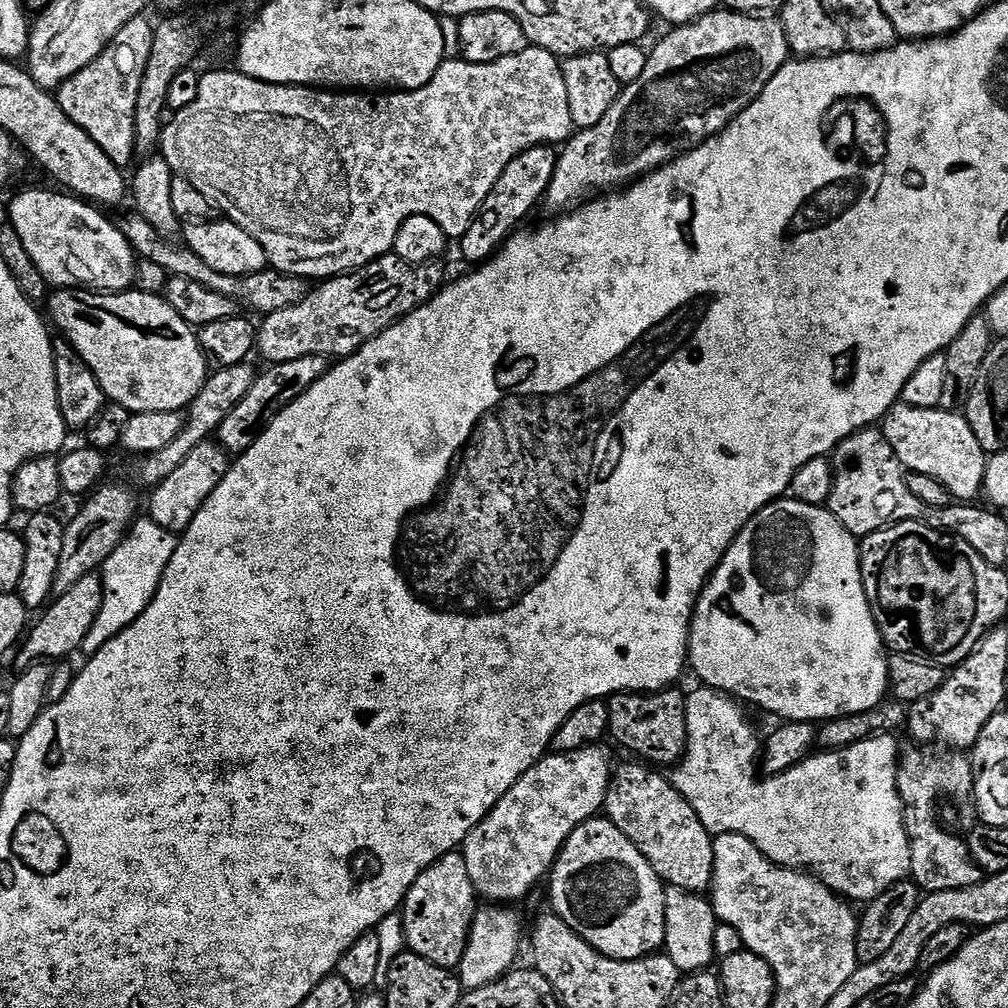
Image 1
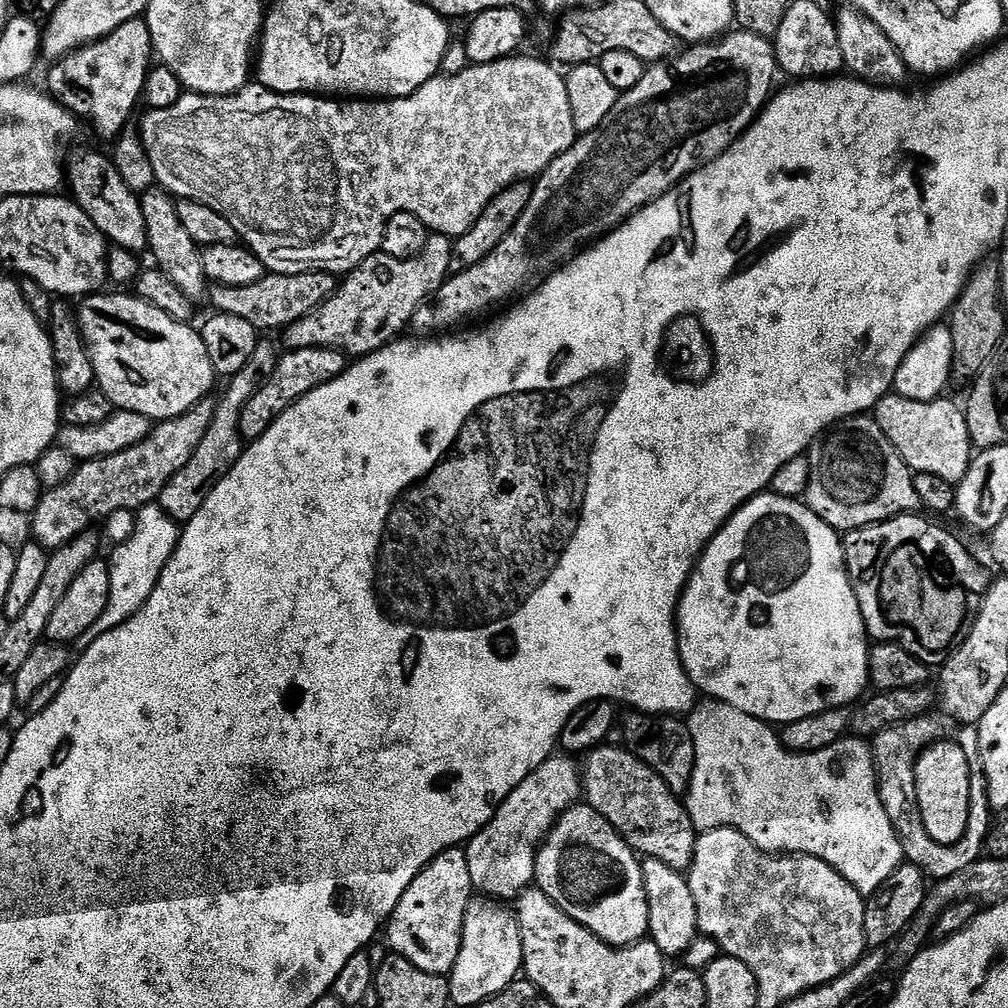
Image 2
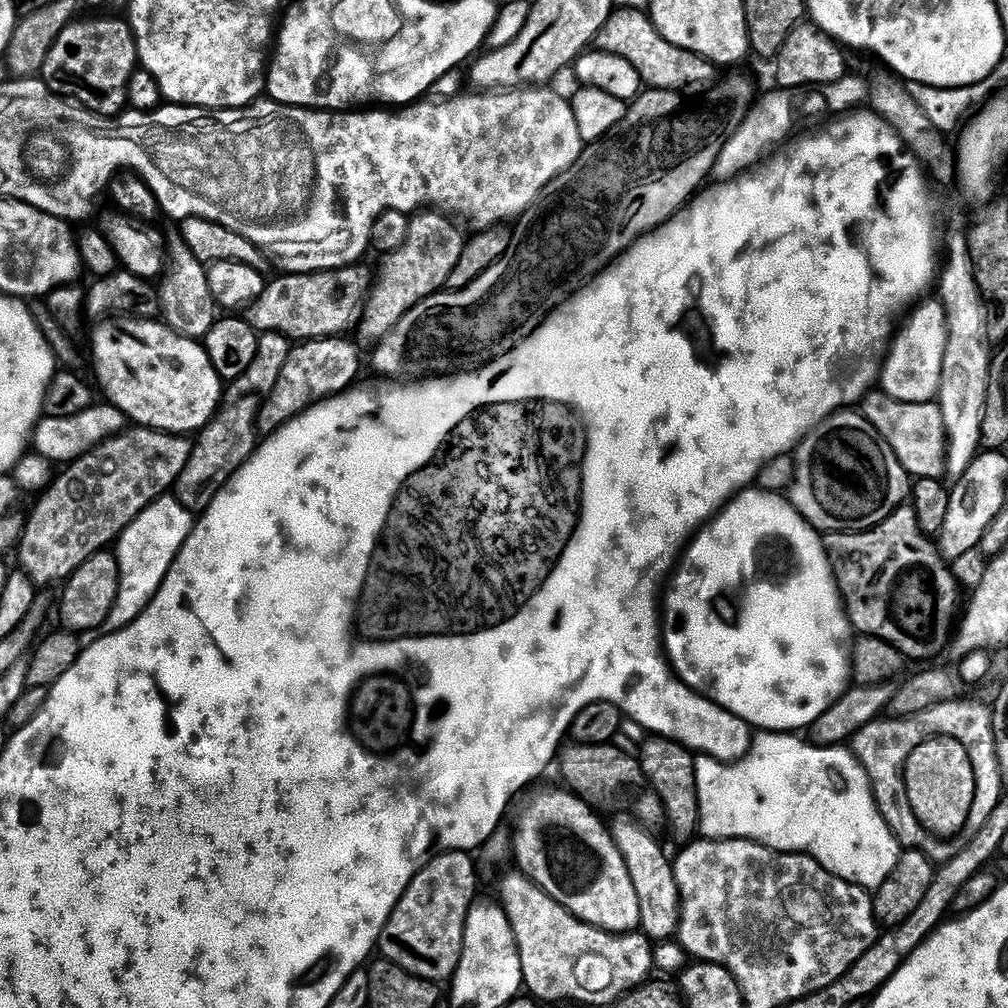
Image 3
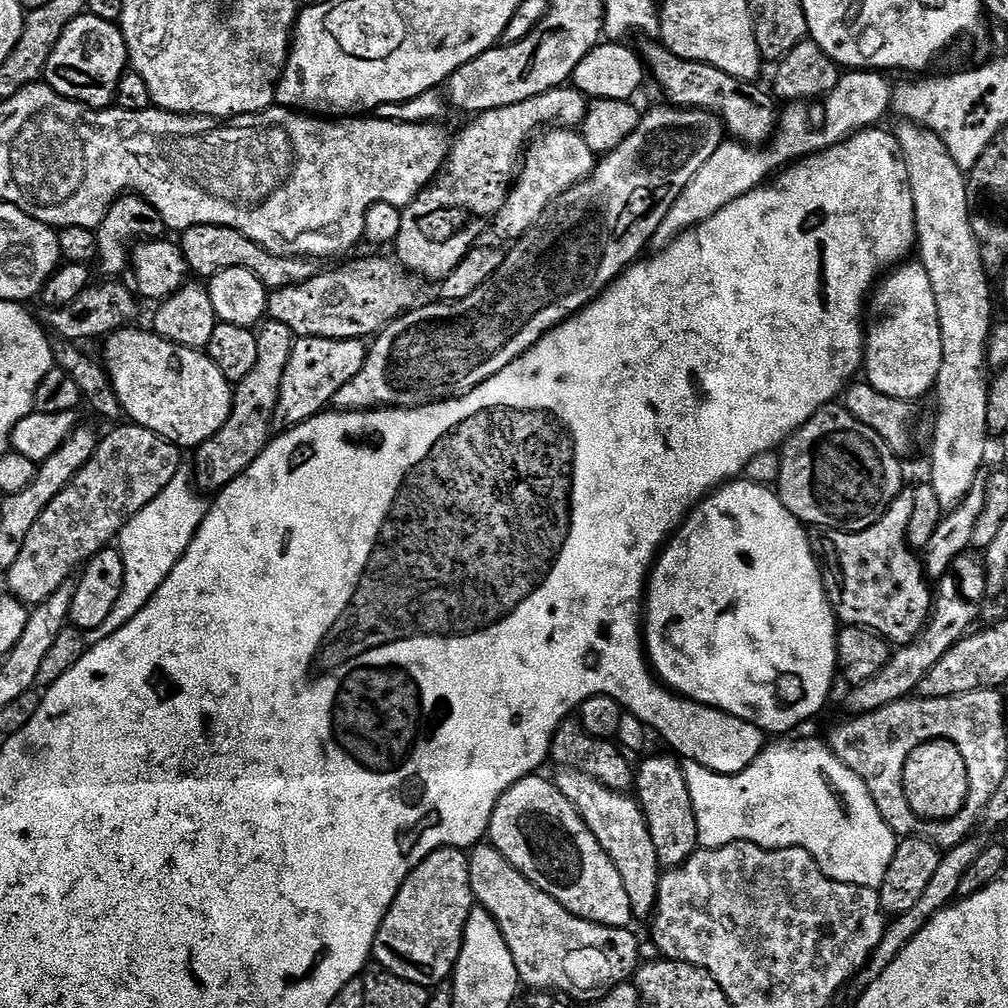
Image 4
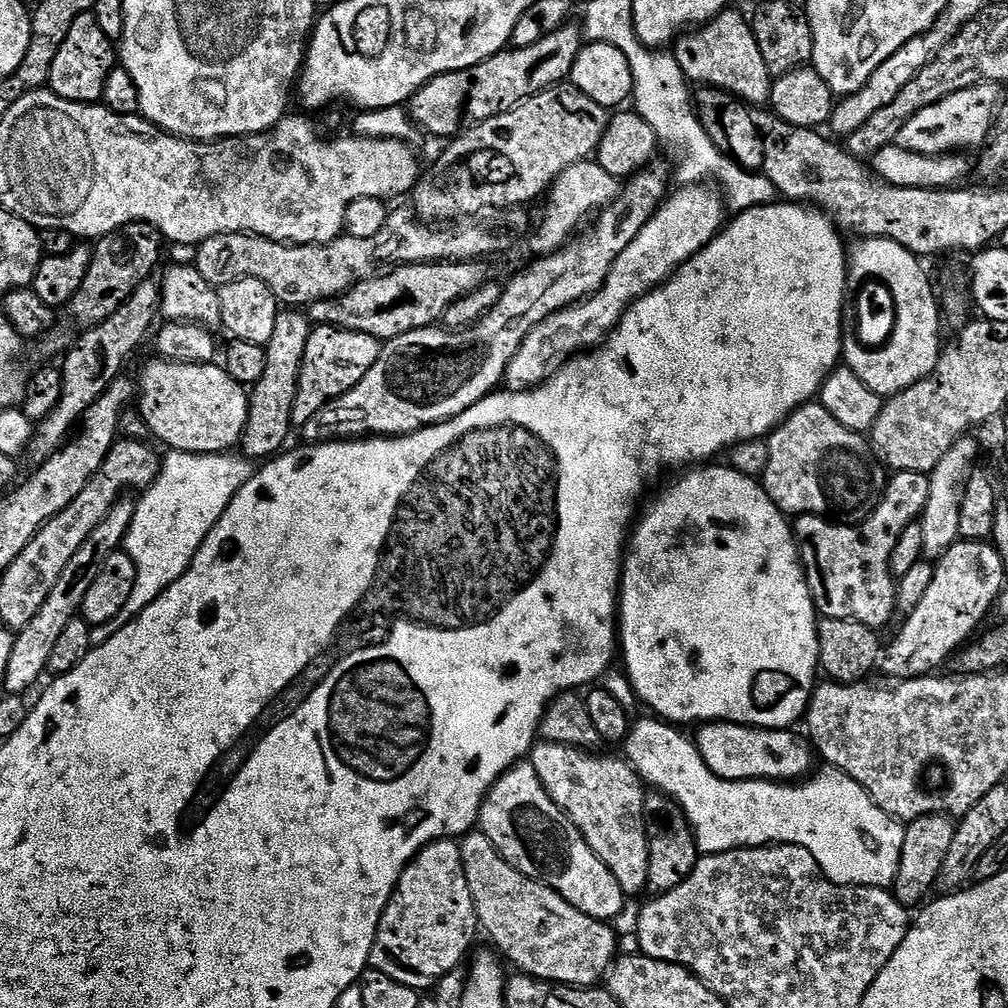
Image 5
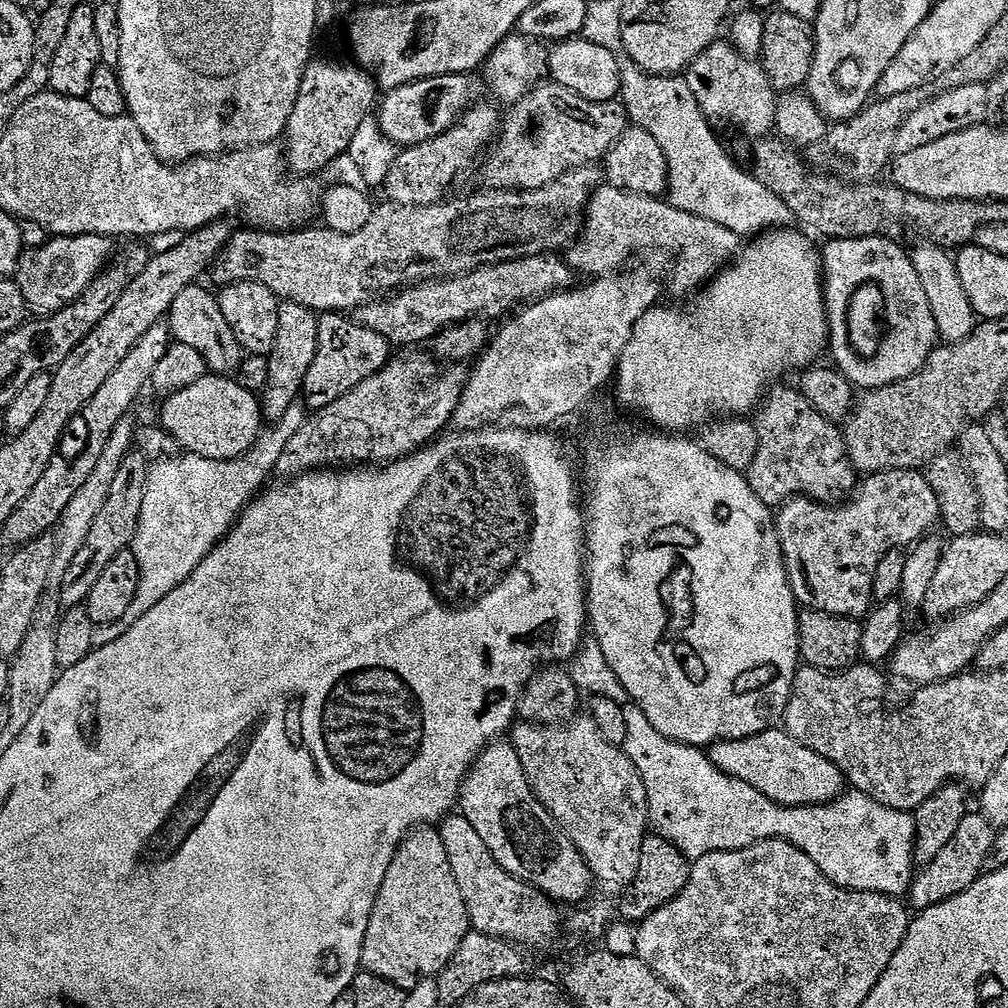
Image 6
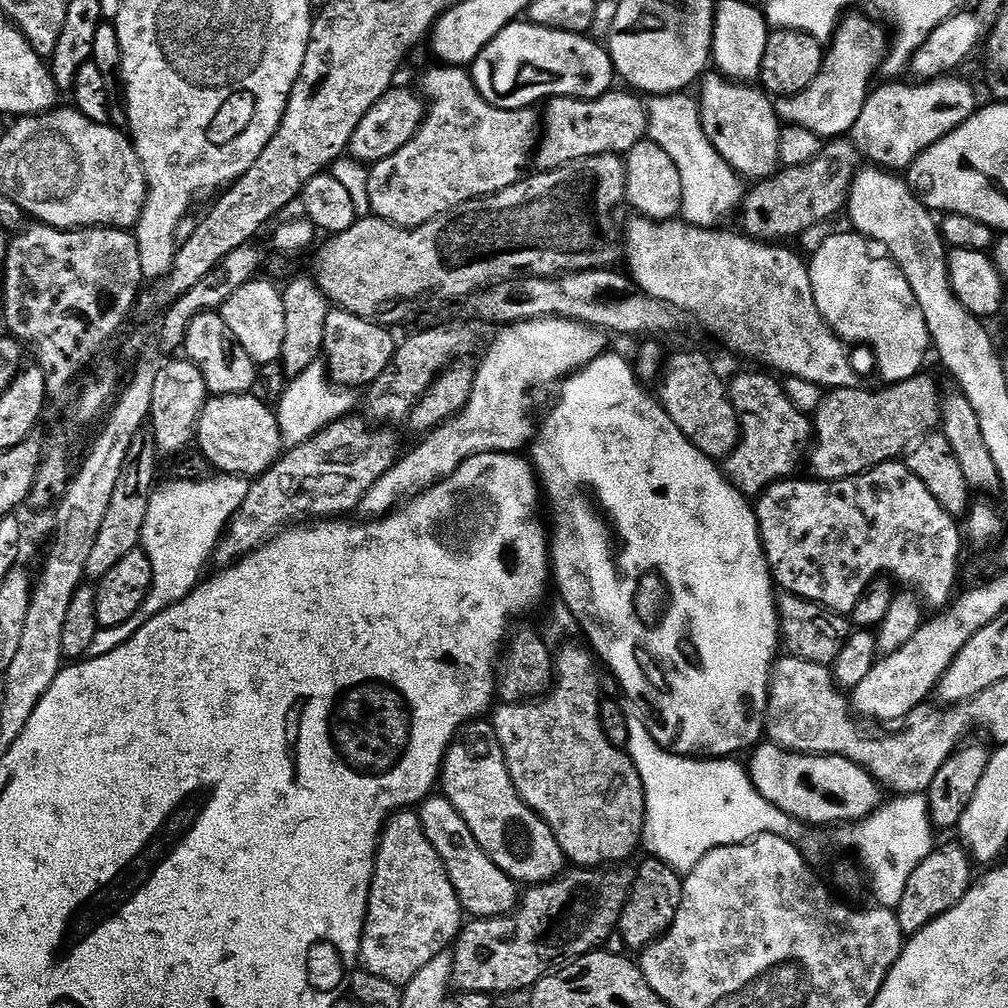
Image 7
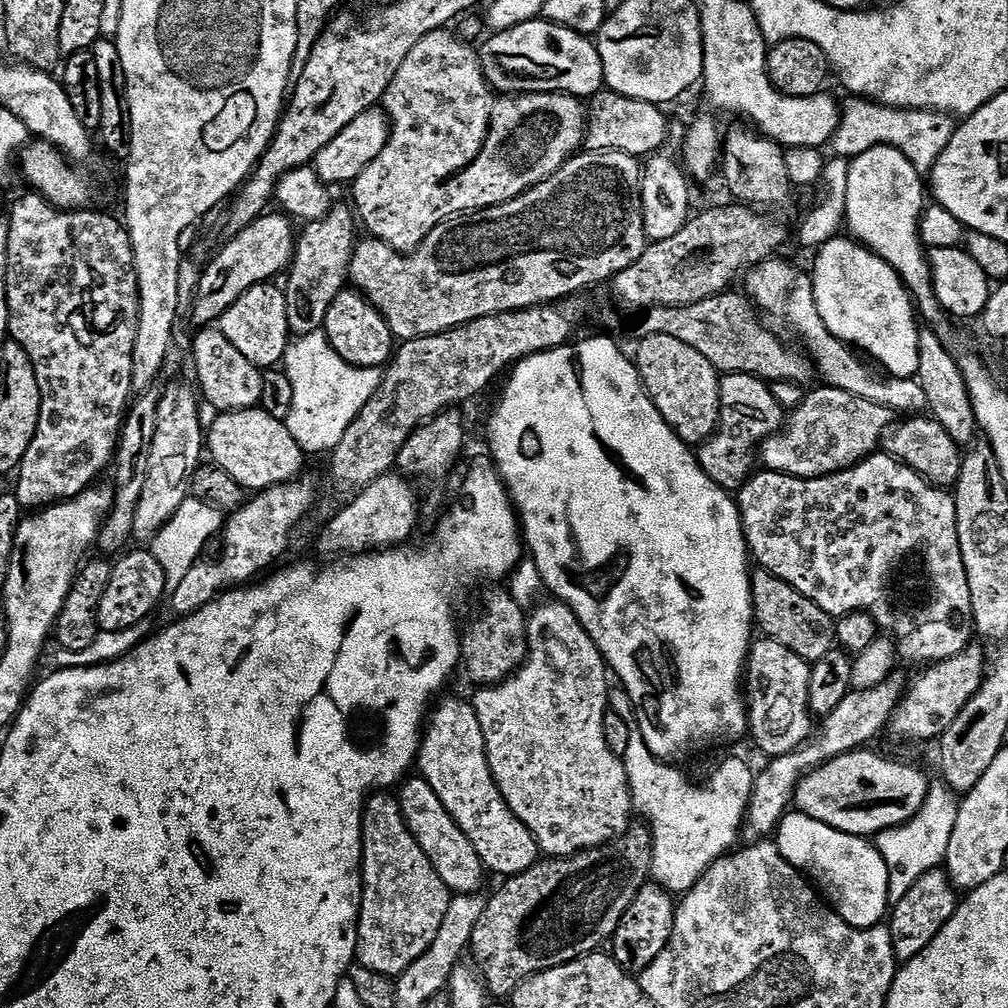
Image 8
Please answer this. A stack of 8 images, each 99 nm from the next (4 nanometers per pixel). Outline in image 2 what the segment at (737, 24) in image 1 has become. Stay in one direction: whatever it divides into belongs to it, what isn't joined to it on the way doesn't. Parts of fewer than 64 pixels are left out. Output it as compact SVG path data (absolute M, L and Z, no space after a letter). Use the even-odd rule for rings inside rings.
M732 30L719 37L718 42L688 46L685 47L685 49L685 52L683 49L671 62L661 62L655 66L649 67L647 69L648 73L646 73L644 77L641 75L639 79L631 85L633 88L630 89L628 93L625 91L623 95L621 95L620 101L617 102L616 109L612 111L609 120L602 122L602 126L598 126L592 132L583 133L583 135L573 142L570 146L570 150L566 150L563 156L554 158L554 162L550 162L550 166L545 172L540 173L538 179L535 181L529 205L526 206L526 210L517 224L506 234L505 240L501 242L484 261L478 262L476 266L471 266L471 268L465 272L449 275L448 279L444 281L443 286L432 295L432 299L422 305L421 308L412 315L410 328L411 331L416 331L413 333L419 334L424 338L432 338L437 334L451 333L453 330L459 329L456 327L458 327L467 316L476 316L479 312L484 312L487 308L492 308L495 304L502 303L507 296L512 296L515 292L521 291L520 293L523 293L525 290L535 289L537 285L547 280L552 273L559 272L563 265L571 262L573 258L580 255L583 249L589 247L593 242L607 236L608 233L613 232L614 229L619 228L620 225L627 224L628 220L635 215L636 212L642 211L648 204L655 204L656 201L663 198L668 192L671 192L677 184L681 184L683 180L687 180L692 173L704 167L705 164L711 163L712 160L718 159L719 156L755 122L756 117L764 111L765 104L768 103L770 97L773 95L774 87L772 88L772 79L778 76L776 50L773 41L767 36L759 36L753 32ZM716 64L720 64L720 68ZM704 76L709 76L712 81L710 81L709 84L704 84Z

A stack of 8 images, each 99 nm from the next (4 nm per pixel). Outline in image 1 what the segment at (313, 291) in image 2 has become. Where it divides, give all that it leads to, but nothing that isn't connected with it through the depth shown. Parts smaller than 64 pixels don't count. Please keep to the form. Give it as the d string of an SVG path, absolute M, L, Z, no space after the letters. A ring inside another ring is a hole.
M133 214L128 216L122 223L122 231L126 239L132 243L132 248L138 253L141 261L149 260L152 264L157 264L162 271L168 272L169 277L181 276L190 278L190 282L198 282L198 286L206 286L206 290L214 290L214 294L222 294L226 298L235 300L237 305L253 308L259 314L267 314L278 310L286 310L286 306L294 306L302 302L310 291L310 284L303 276L285 276L283 272L275 270L265 270L255 272L249 276L235 276L234 274L218 274L218 270L210 270L198 254L187 250L178 249L172 245L173 241L169 237L161 236L160 231L145 216Z

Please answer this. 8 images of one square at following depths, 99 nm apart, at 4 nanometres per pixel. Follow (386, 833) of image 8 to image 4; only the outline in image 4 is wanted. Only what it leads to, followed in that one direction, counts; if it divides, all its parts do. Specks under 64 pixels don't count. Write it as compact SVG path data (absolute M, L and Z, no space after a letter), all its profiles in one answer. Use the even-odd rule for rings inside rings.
M438 848L431 852L402 882L394 902L382 918L374 938L371 959L387 972L406 982L431 989L453 975L464 931L474 907L470 886L468 852L458 848Z

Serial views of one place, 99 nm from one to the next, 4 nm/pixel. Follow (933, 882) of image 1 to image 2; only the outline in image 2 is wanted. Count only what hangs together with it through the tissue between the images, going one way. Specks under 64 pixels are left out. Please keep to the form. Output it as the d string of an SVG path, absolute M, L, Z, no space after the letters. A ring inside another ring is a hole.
M935 715L919 716L916 720L911 720L905 724L894 726L890 730L882 730L882 734L878 734L870 744L872 756L876 760L876 782L880 786L880 797L882 798L882 806L886 806L886 814L890 814L890 822L896 831L896 837L900 839L900 845L904 851L904 859L909 864L918 866L924 871L925 877L931 878L933 881L945 880L954 874L958 874L962 870L966 870L970 865L975 864L981 859L982 853L986 848L986 841L990 831L990 825L993 823L993 813L987 816L980 816L980 820L969 818L969 826L965 832L965 836L956 845L939 845L934 839L930 838L930 834L926 832L923 826L922 814L920 813L918 790L915 786L915 768L919 757L932 744L937 744L940 741L950 740L962 748L964 754L968 752L977 752L978 746L978 731L975 727L968 724L957 724L951 718L939 718L935 720Z

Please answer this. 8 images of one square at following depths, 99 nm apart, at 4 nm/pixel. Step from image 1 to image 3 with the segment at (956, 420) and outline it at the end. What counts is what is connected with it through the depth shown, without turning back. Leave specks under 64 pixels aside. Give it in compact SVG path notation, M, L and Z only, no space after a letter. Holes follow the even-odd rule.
M873 390L862 401L862 415L882 434L909 477L938 480L948 472L950 441L939 403L907 404L890 398L882 390Z

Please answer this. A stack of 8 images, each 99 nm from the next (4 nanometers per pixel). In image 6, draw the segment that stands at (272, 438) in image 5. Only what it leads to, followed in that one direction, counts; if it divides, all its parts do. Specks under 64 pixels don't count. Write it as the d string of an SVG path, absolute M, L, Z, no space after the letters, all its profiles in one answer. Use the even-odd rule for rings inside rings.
M281 303L278 310L278 334L274 346L267 353L270 362L270 382L262 393L262 416L265 421L275 422L286 418L286 410L294 406L302 396L306 374L318 354L318 326L320 316L301 304Z

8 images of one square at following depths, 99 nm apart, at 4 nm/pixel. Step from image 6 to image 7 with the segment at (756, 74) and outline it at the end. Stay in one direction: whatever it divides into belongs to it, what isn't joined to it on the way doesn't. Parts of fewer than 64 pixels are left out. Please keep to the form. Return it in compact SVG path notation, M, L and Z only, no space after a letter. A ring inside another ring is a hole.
M715 70L709 71L699 81L699 88L701 124L714 150L745 181L759 182L776 175L781 163L779 138L782 121L776 114L773 97L759 86L730 80Z

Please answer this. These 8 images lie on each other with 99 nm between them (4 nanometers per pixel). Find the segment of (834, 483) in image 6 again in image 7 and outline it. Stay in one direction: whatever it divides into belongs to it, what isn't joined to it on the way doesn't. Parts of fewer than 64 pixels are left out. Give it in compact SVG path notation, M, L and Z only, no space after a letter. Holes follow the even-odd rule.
M759 371L744 372L732 384L730 380L732 404L740 416L740 441L722 464L724 475L749 498L759 498L772 484L795 477L814 439L813 421L790 402L783 383L775 375Z

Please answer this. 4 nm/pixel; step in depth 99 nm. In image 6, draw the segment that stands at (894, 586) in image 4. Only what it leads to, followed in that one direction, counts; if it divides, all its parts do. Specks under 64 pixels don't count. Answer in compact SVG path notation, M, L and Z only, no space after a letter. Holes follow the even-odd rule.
M907 468L873 472L865 480L868 481L859 485L855 495L839 506L822 504L808 496L794 496L779 505L774 516L776 533L784 551L784 563L788 566L788 580L792 584L792 593L801 605L817 608L826 614L867 617L874 604L872 587L878 562L882 562L882 558L888 552L904 546L900 544L915 545L921 538L929 535L928 527L934 522L937 523L940 515L938 498L923 471Z

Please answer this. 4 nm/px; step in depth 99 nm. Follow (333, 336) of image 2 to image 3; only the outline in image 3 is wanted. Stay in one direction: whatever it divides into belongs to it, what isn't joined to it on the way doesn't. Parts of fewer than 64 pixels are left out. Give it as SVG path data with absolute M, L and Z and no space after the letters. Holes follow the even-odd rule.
M416 214L409 219L407 242L381 259L384 261L380 264L380 273L374 276L374 283L363 301L358 316L360 329L355 336L361 345L375 346L385 340L409 310L445 287L462 256L466 241L464 236L460 237L452 229L451 223L451 219L440 214Z

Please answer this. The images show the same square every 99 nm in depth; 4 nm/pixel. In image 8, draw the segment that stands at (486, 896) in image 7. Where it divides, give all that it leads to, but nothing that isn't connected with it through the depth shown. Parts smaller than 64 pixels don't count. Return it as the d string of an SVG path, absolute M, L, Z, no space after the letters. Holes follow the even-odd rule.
M422 778L412 779L405 779L398 788L398 799L410 834L414 834L418 846L422 846L422 850L426 850L426 858L430 858L434 870L438 870L438 874L442 878L442 882L446 882L449 892L453 894L461 892L462 895L468 896L471 892L478 891L484 884L486 869L478 850L474 850L474 842L470 842L470 838L466 838L466 834L460 829L458 822L454 822L454 818L448 813L446 806L442 806L442 798L438 798L438 794L434 794L432 787Z

